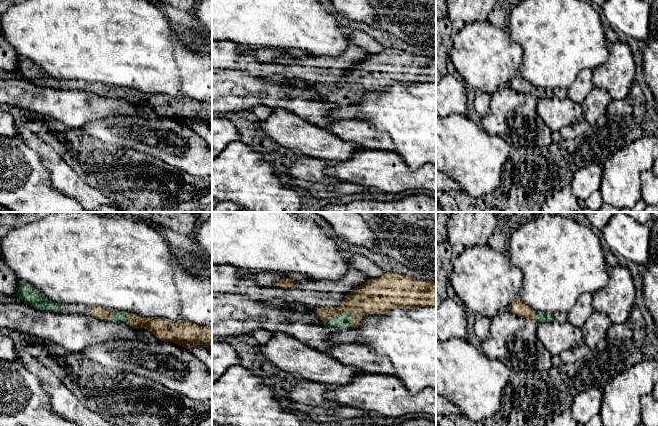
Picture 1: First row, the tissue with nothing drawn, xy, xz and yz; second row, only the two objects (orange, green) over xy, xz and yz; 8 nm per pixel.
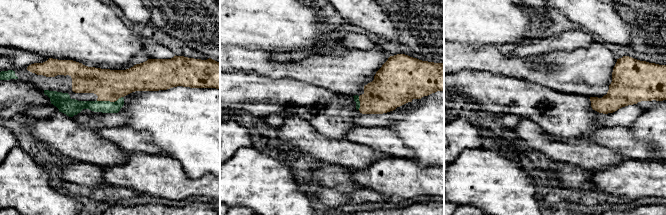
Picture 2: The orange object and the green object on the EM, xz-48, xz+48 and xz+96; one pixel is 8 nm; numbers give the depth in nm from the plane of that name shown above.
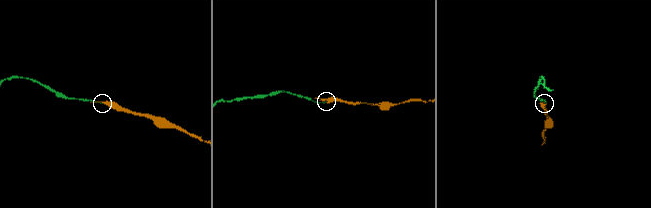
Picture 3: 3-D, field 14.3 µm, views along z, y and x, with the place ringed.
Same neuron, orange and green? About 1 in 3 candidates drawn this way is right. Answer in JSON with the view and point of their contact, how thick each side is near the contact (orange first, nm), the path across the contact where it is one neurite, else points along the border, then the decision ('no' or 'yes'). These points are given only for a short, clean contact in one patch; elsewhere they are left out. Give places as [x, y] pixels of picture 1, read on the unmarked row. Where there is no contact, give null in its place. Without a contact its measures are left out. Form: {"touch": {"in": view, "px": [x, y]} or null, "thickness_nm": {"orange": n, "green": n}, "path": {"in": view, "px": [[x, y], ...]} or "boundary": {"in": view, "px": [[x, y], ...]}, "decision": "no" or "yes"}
{"touch": {"in": "xz", "px": [344, 87]}, "thickness_nm": {"orange": 260, "green": 130}, "path": {"in": "xz", "px": [[370, 74], [344, 87], [344, 92], [340, 97]]}, "decision": "yes"}

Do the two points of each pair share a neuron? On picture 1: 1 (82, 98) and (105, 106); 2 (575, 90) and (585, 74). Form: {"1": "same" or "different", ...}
{"1": "same", "2": "same"}

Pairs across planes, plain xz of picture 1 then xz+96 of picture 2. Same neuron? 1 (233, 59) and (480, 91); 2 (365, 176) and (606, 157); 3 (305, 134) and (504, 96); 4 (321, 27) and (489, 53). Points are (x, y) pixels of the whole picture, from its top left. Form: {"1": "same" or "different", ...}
{"1": "different", "2": "different", "3": "different", "4": "different"}

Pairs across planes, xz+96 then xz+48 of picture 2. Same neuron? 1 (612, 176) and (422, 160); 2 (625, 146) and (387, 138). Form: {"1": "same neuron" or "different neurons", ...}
{"1": "different neurons", "2": "same neuron"}

